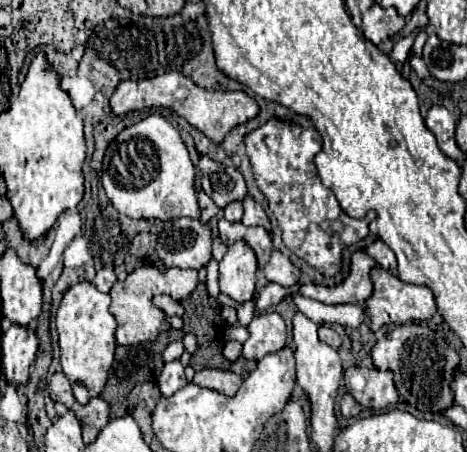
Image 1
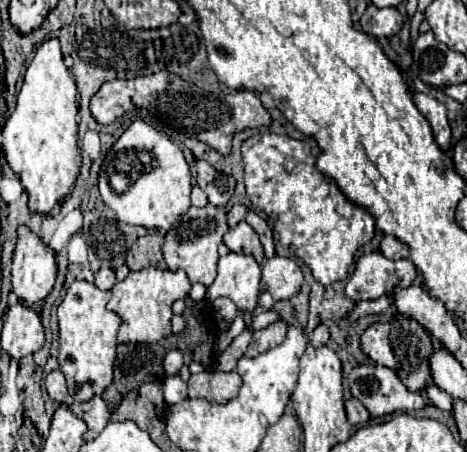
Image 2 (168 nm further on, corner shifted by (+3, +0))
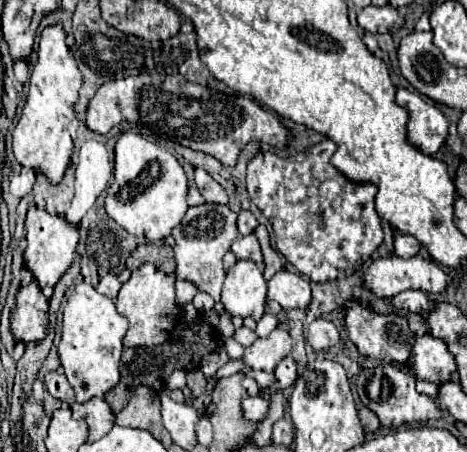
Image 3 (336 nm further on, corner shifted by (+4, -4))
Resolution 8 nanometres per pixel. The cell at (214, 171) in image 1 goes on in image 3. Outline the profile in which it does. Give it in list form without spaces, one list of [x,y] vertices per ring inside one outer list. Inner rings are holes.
[[[196,168],[196,186],[208,204],[226,204],[228,202],[226,190],[204,168]]]

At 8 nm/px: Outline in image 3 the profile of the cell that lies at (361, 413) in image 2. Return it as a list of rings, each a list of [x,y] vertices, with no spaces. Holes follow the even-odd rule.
[[[366,406],[360,408],[360,420],[362,420],[362,426],[364,426],[366,432],[376,432],[380,428],[378,416],[370,408],[366,408]]]

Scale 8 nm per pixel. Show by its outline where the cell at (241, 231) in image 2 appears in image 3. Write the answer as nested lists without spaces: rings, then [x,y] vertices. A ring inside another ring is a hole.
[[[254,234],[240,236],[232,244],[232,252],[238,260],[254,260],[258,266],[262,266],[262,252],[260,252],[260,244],[258,244]]]

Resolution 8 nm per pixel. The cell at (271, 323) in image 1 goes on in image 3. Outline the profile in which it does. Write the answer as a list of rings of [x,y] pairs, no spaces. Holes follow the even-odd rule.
[[[274,328],[270,336],[258,338],[252,346],[244,350],[244,364],[252,370],[266,370],[274,372],[280,360],[284,360],[292,352],[292,340],[288,330]]]

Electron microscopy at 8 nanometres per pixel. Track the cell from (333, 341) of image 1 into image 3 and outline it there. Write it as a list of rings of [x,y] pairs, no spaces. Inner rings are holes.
[[[318,318],[310,324],[310,334],[308,334],[308,344],[320,352],[326,350],[330,346],[334,346],[338,342],[338,328],[324,318]]]

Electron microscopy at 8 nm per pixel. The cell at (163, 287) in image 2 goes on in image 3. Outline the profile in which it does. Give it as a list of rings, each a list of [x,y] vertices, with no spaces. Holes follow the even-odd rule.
[[[144,264],[136,270],[132,270],[132,276],[126,284],[122,284],[120,294],[116,298],[116,308],[122,316],[128,318],[130,328],[124,338],[126,348],[138,348],[138,346],[156,346],[166,340],[170,340],[172,330],[178,324],[178,318],[182,314],[182,308],[176,306],[176,294],[174,294],[174,274],[166,274],[158,270],[154,264]]]

